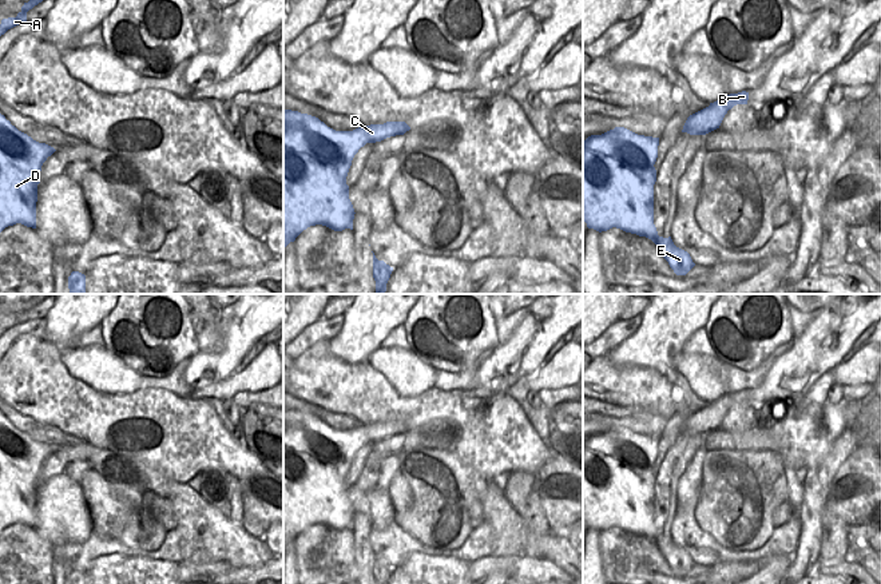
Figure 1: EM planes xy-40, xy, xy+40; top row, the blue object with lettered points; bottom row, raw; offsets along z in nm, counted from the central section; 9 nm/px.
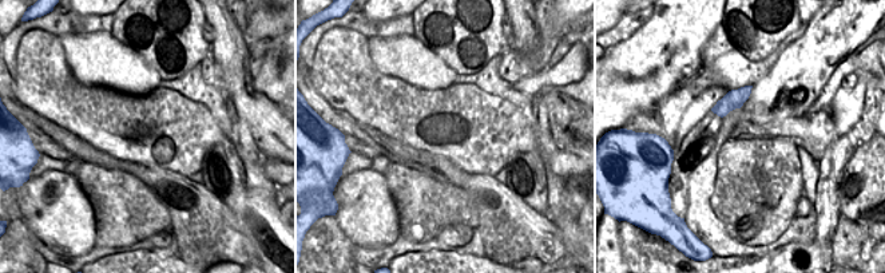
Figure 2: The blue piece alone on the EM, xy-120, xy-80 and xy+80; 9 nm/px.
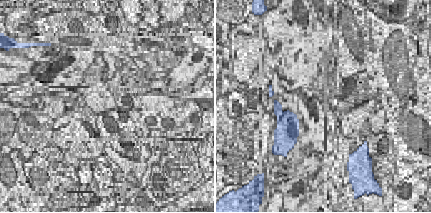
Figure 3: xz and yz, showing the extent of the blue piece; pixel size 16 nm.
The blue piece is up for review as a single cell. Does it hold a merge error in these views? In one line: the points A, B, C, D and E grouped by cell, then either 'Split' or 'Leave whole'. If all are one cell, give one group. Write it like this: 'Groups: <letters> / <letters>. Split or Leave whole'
Groups: A B C D E. Leave whole.

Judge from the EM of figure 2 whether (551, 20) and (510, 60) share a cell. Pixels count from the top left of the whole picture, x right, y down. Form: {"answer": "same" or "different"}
{"answer": "same"}

